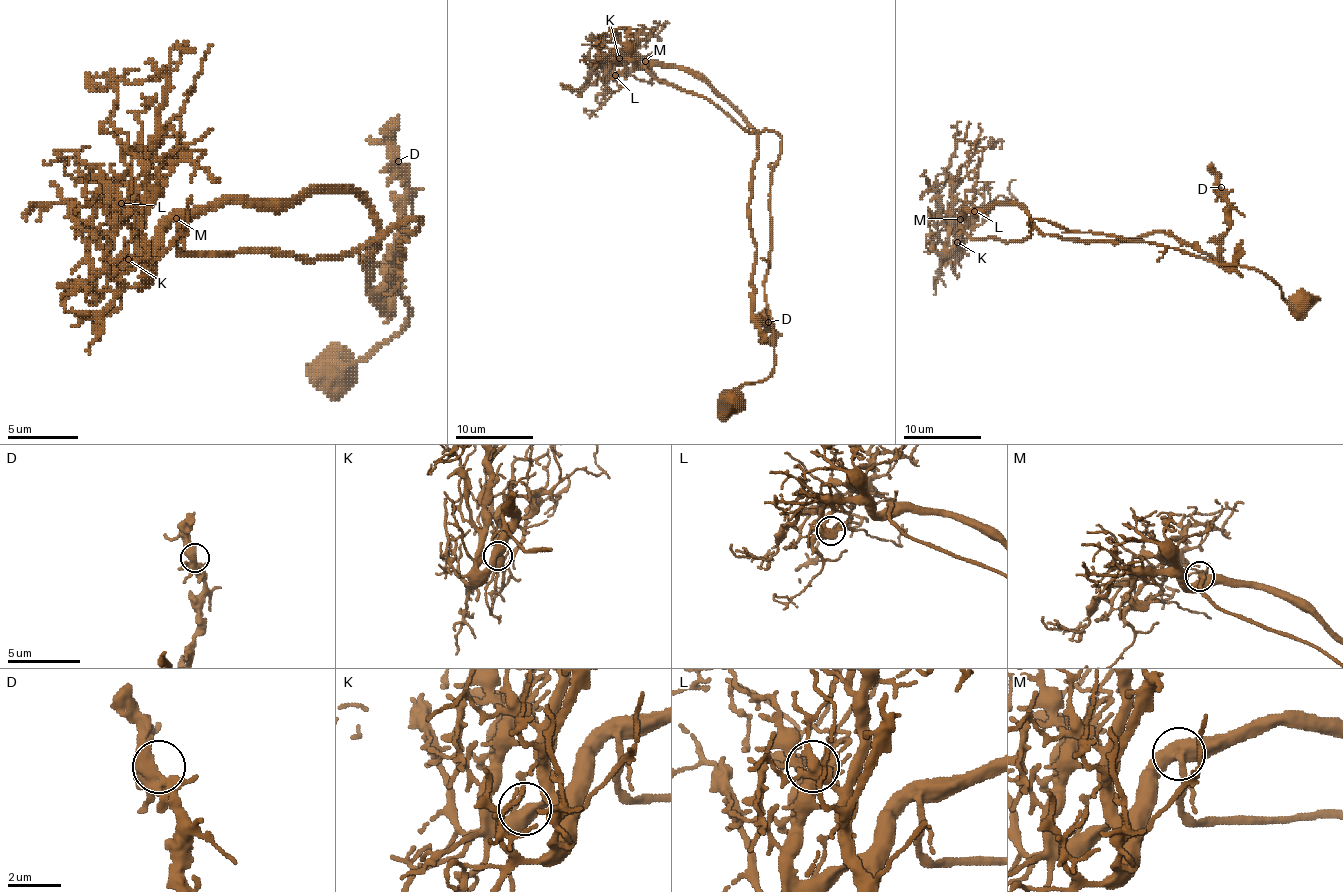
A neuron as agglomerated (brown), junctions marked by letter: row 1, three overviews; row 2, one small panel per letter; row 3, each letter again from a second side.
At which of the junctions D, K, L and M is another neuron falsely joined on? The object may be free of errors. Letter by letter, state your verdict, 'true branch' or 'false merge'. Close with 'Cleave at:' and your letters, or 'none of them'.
D: true branch
K: true branch
L: true branch
M: true branch
Cleave at: none of them

